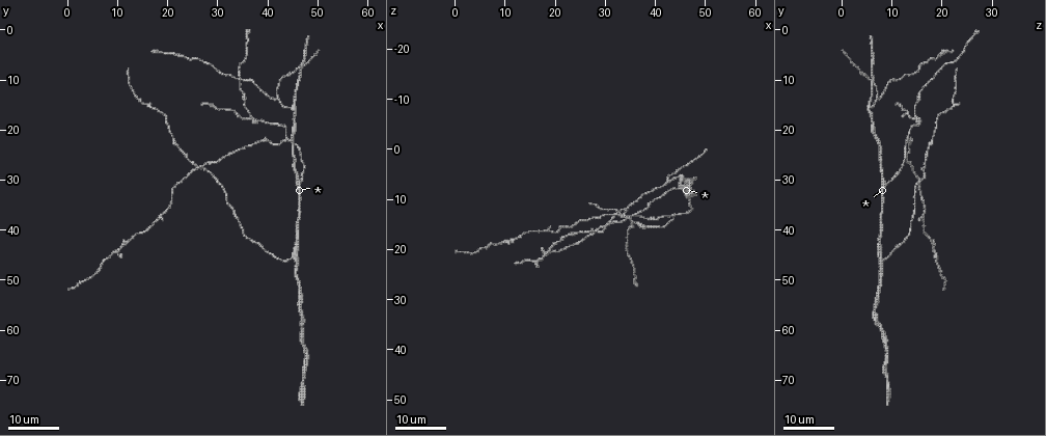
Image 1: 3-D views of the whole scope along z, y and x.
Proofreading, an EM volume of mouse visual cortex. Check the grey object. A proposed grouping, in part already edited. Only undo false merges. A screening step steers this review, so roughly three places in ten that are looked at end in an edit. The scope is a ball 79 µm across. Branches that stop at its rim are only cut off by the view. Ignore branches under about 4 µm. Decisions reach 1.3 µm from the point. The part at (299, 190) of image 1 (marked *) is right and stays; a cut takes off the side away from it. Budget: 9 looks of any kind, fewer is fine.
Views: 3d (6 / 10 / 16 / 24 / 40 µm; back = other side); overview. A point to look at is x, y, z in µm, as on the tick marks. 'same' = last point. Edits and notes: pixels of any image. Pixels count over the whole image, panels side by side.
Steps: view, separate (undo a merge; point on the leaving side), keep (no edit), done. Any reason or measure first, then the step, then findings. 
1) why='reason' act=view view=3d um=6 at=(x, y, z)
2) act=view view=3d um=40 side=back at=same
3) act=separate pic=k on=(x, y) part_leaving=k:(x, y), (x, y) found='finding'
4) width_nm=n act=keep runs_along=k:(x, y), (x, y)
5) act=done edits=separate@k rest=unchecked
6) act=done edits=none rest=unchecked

act=view view=3d um=16 at=(46.5, 30.5, 9.0)

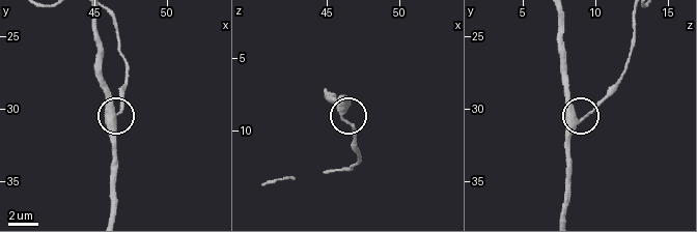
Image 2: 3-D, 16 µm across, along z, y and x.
why='zoom in' act=view view=3d um=6 at=(46.0, 31.0, 8.6)

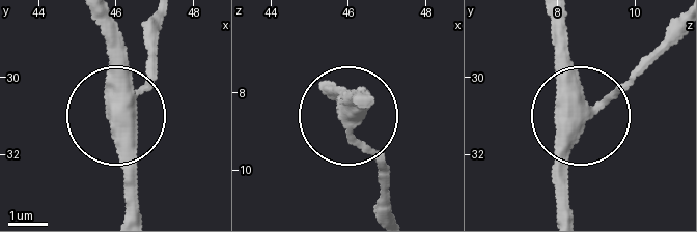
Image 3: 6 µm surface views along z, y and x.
why='from behind' act=view view=3d um=6 side=back at=(46.05, 30.80, 8.75)

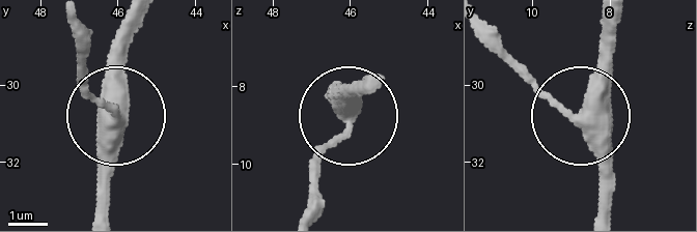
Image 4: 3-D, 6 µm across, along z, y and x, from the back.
width_nm=390 act=keep found='all the same cell'

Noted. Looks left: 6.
why='a fork' act=view view=3d um=24 at=(45.0, 15.5, 5.0)

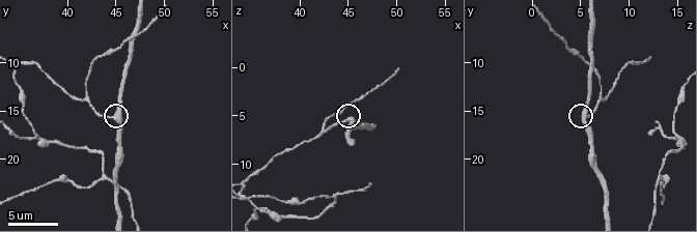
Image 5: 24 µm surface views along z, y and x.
why='closer look' act=view view=3d um=6 at=(44.8, 15.8, 5.6)

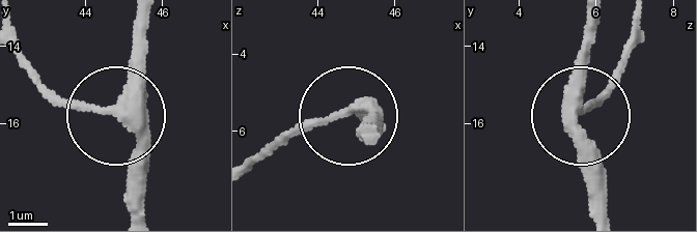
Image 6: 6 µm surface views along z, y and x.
act=keep runs_along=6:(602, 207), (602, 168), (575, 128), (591, 20) found='one cell here'

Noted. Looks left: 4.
why='two arms in line, one across' act=view view=3d um=10 at=(36.8, 17.6, 14.6)

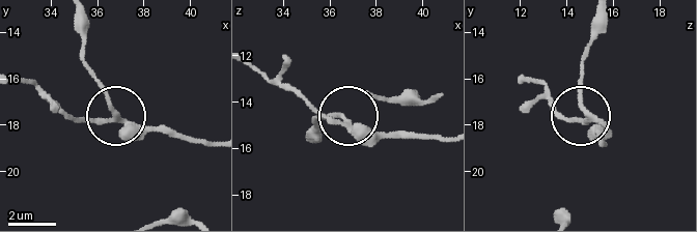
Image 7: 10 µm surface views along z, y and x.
width_nm=190 act=keep runs_along=7:(442, 139), (370, 134), (346, 117), (329, 119), (301, 93) found='continuous, no second cell'

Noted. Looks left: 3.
why='two arms in line, one across' act=view view=3d um=24 at=(9.0, 44.5, 19.0)

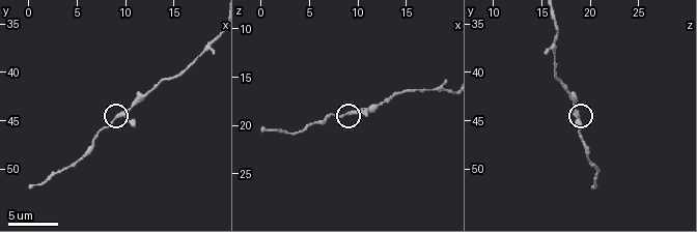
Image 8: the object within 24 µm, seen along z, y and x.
act=view view=3d um=6 at=(9.2, 44.6, 18.6)

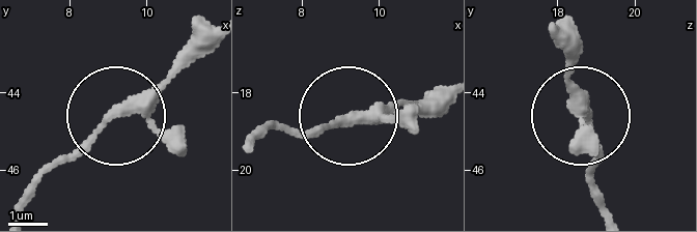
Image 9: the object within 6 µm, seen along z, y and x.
width_nm=230 act=keep runs_along=9:(443, 89), (314, 128), (278, 128) found='one cell here'

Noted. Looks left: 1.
act=done edits=none rest=unchecked

